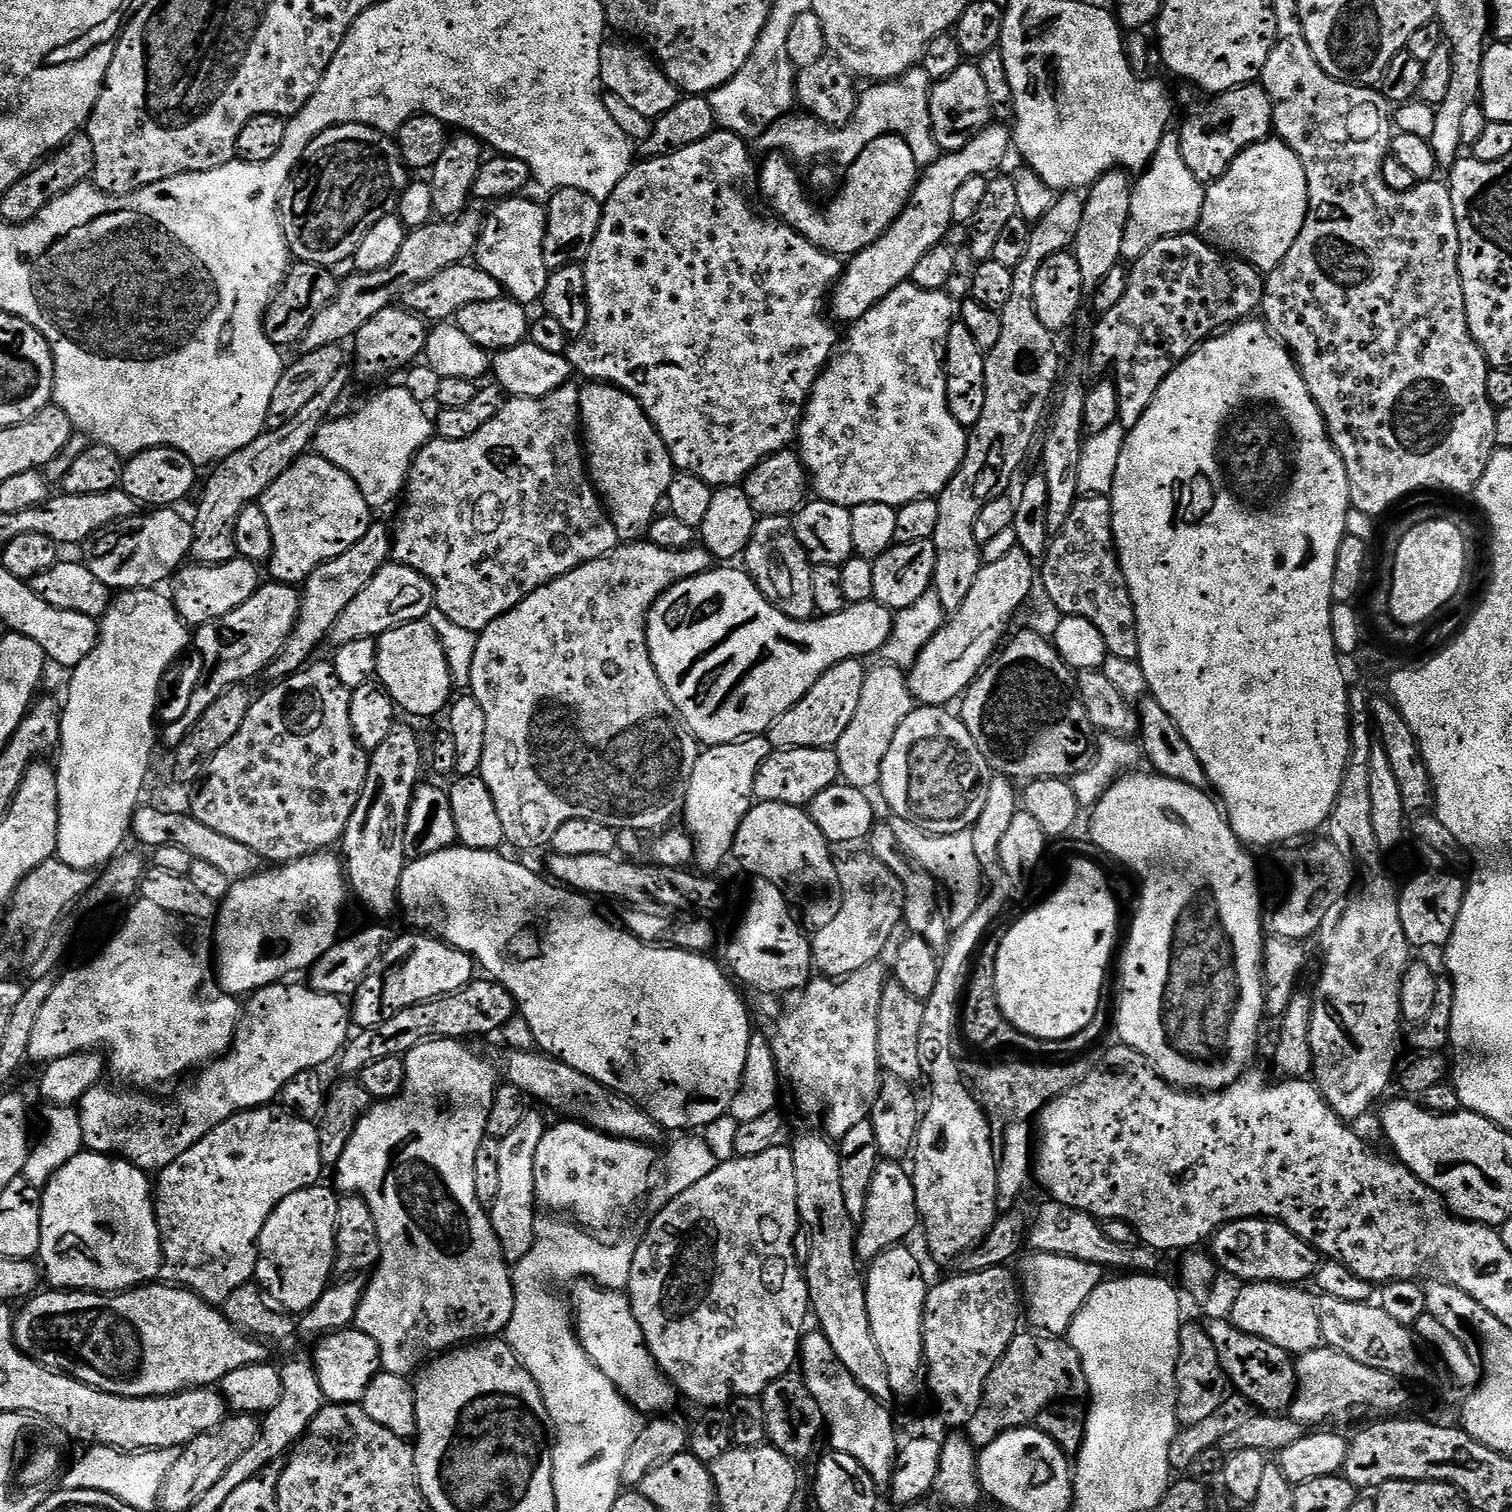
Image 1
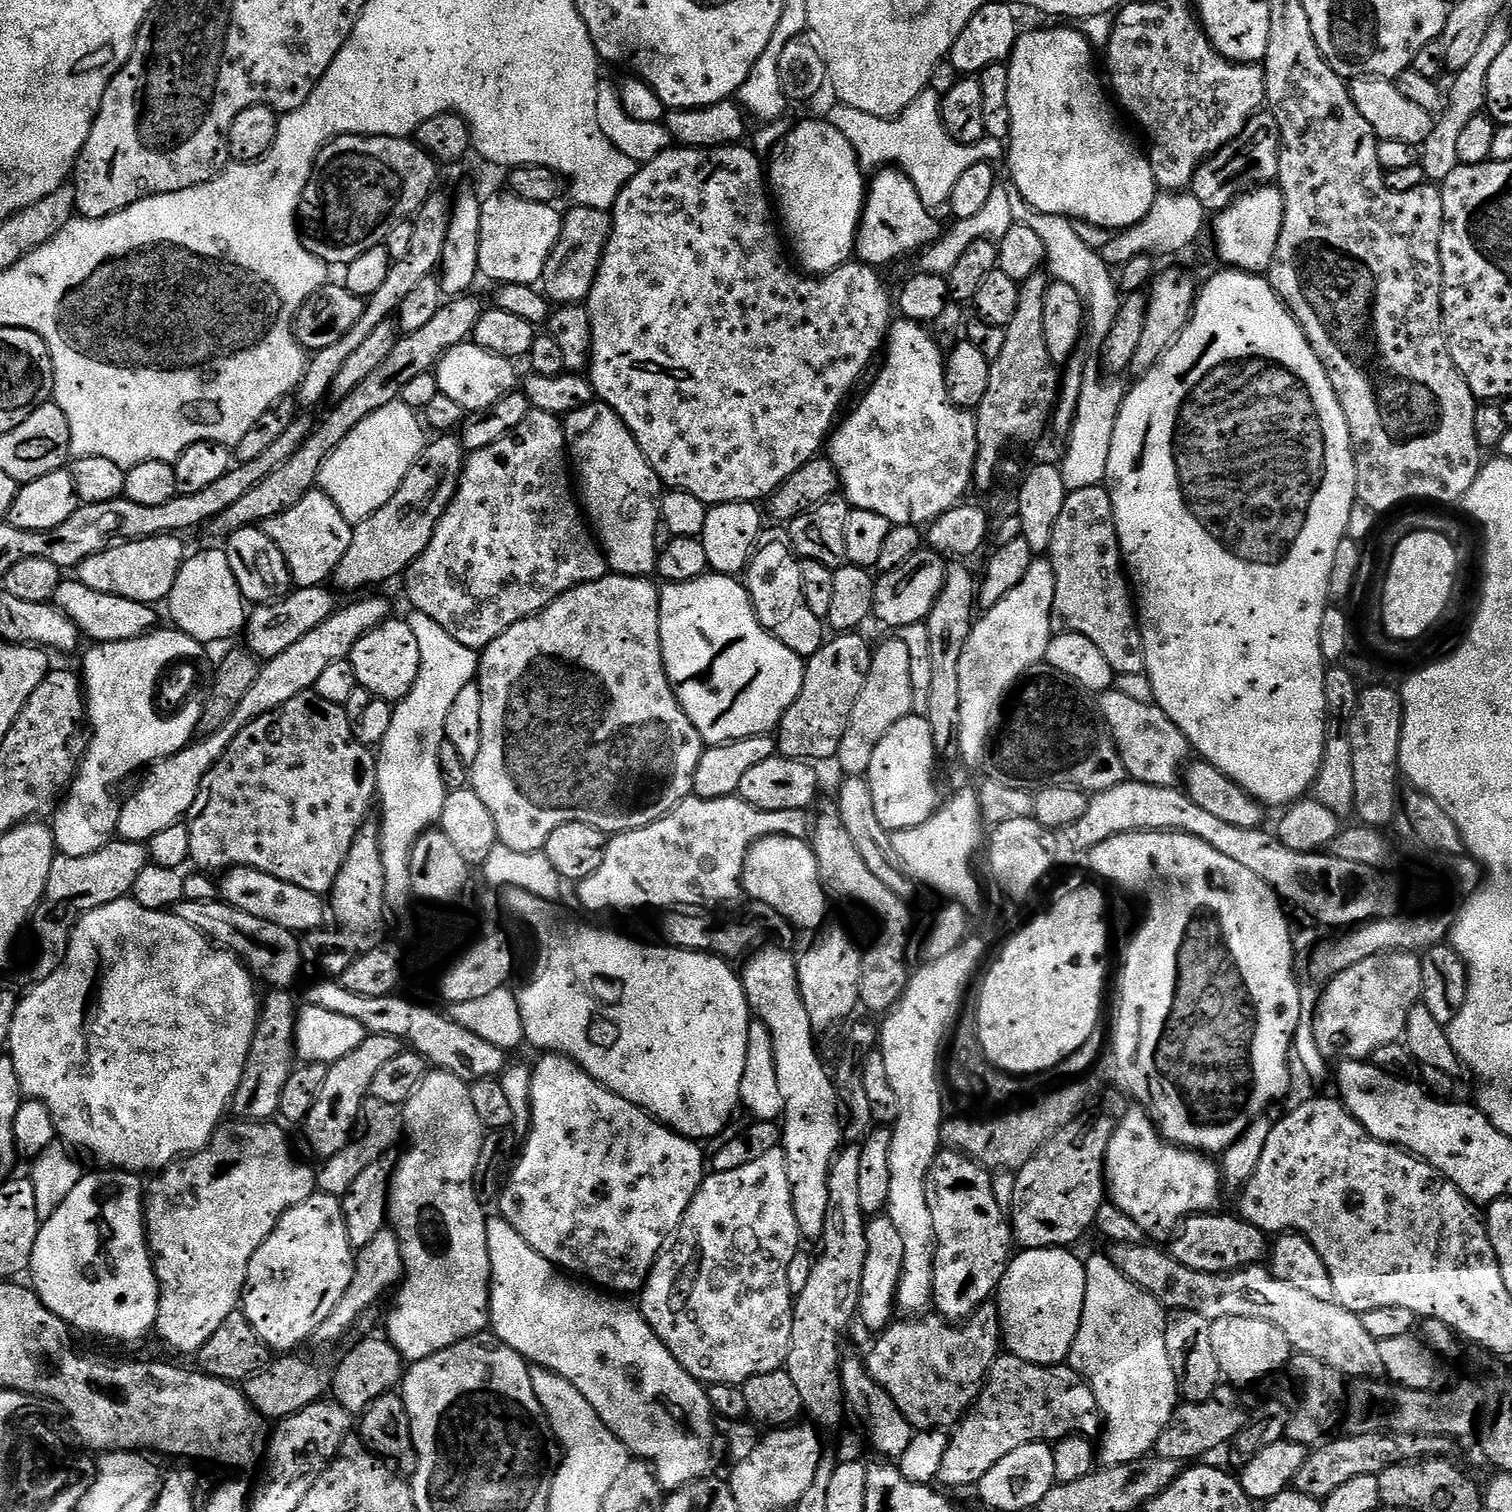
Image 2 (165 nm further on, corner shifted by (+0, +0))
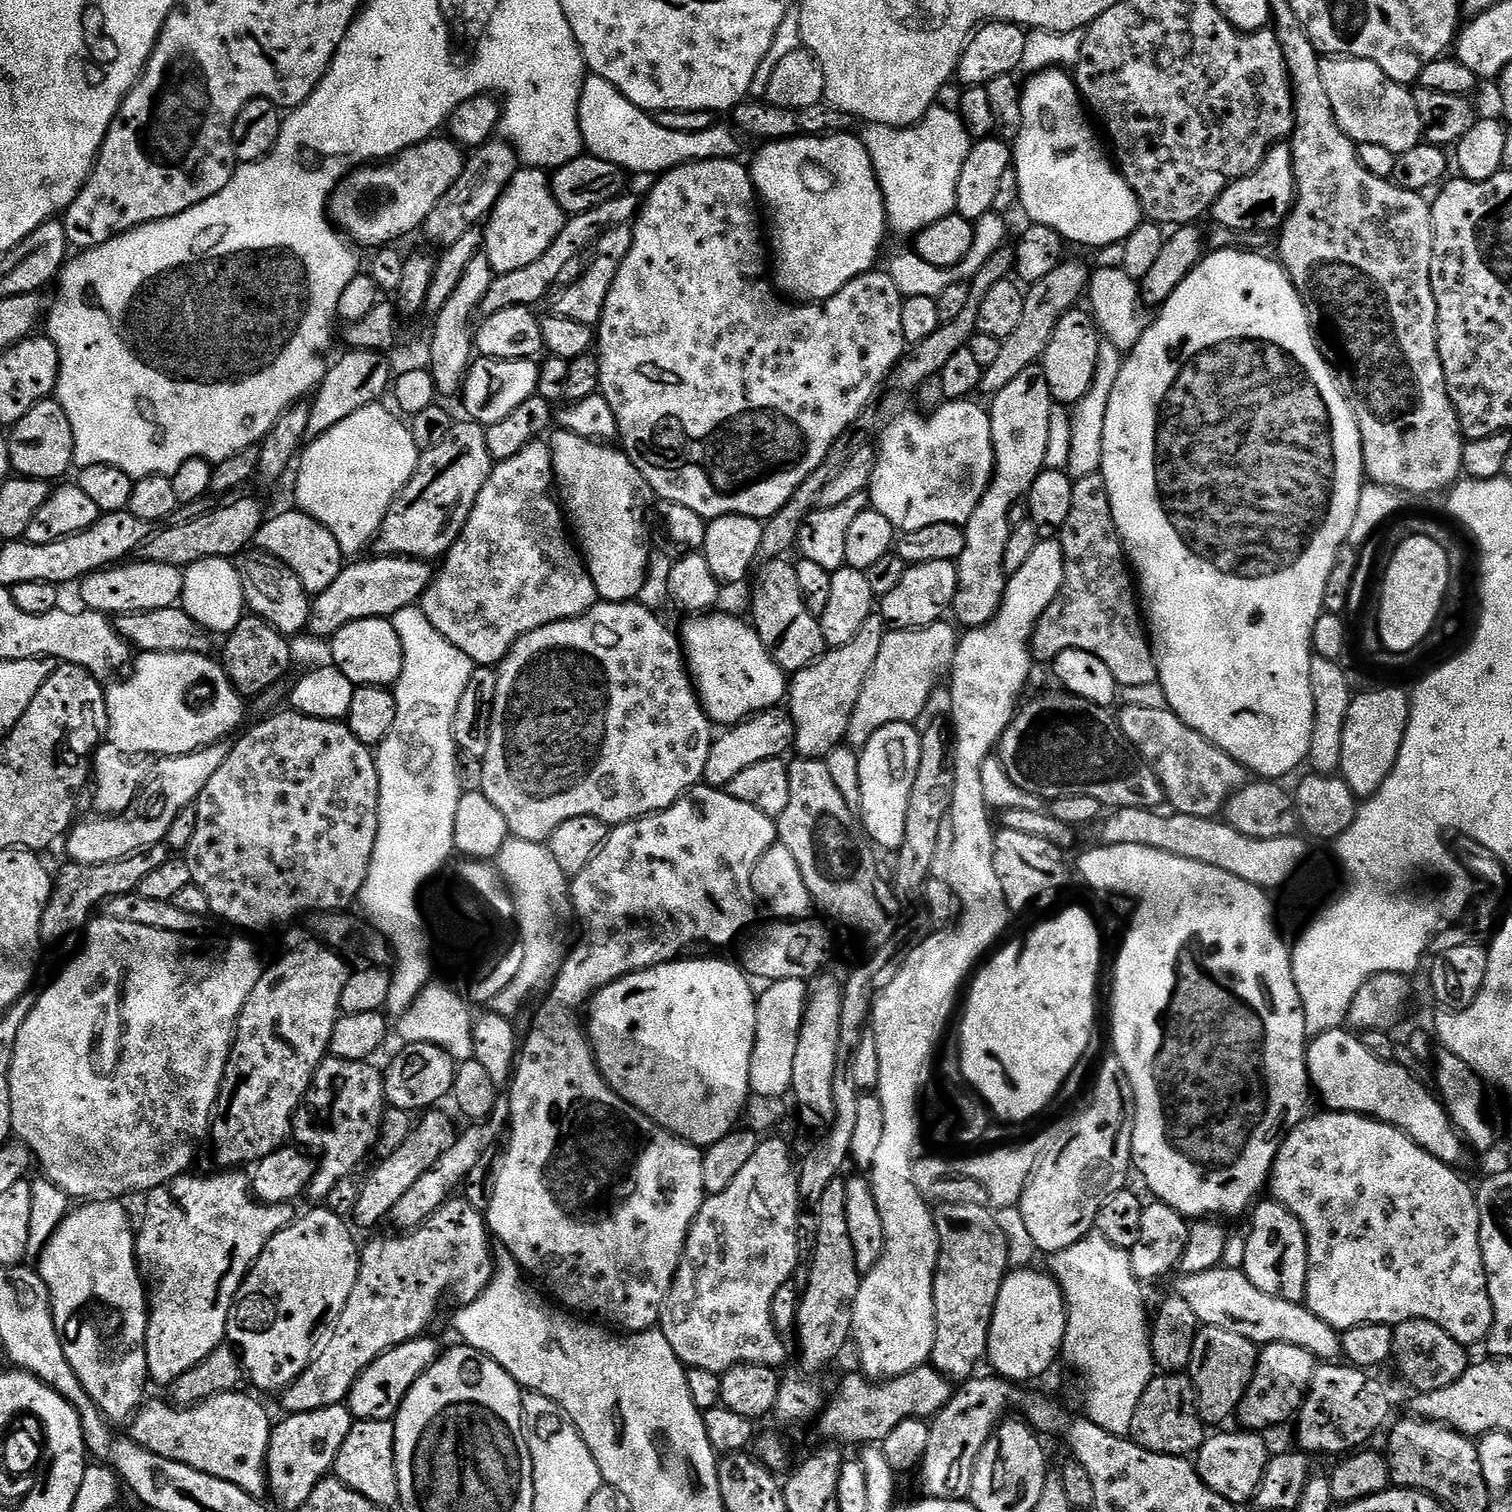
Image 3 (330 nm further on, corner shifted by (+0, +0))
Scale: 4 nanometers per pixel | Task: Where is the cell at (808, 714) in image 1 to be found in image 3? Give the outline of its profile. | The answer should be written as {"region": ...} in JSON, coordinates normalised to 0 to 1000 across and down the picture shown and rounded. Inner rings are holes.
{"region":[[[578,406],[573,409],[573,414],[570,414],[560,427],[548,429],[538,439],[533,440],[523,448],[520,458],[520,470],[525,478],[525,495],[529,500],[542,503],[559,491],[562,472],[565,472],[565,467],[567,467],[567,459],[570,459],[575,440],[578,440],[578,435],[581,435],[585,417],[585,408]]]}

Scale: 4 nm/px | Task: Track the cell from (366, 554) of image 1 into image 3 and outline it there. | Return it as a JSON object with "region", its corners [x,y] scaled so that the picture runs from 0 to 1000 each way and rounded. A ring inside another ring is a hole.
{"region":[[[300,280],[295,292],[279,300],[275,313],[262,327],[249,353],[247,362],[251,367],[272,368],[273,370],[286,372],[288,368],[288,370],[293,368],[299,363],[327,309],[321,294],[321,281],[309,280]]]}

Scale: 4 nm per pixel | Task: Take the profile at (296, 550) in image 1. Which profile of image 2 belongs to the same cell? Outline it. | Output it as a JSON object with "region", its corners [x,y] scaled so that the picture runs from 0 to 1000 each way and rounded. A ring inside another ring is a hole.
{"region":[[[207,324],[202,327],[202,329],[200,329],[200,332],[197,332],[197,335],[175,345],[173,349],[175,353],[183,359],[184,364],[188,365],[194,387],[196,389],[208,389],[214,387],[219,382],[220,377],[224,374],[224,372],[226,372],[226,366],[229,366],[229,364],[231,364],[234,347],[229,344],[226,340],[226,337],[215,325]]]}

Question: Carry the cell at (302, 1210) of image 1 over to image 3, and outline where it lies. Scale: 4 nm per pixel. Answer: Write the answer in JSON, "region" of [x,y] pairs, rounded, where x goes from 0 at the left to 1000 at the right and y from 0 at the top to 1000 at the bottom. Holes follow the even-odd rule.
{"region":[[[216,798],[209,799],[201,805],[194,806],[173,827],[164,843],[159,849],[153,868],[151,870],[151,883],[154,892],[159,895],[163,912],[175,921],[184,922],[200,909],[216,884],[222,878],[229,861],[237,848],[239,826],[230,813],[231,808]]]}

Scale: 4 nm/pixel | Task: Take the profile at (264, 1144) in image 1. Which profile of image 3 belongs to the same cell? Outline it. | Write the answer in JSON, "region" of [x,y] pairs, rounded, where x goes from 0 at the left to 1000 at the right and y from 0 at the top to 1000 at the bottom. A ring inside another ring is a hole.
{"region":[[[143,774],[141,778],[127,778],[122,776],[116,778],[112,782],[107,784],[106,786],[102,786],[97,789],[98,797],[95,799],[95,810],[92,810],[90,818],[90,836],[93,839],[93,846],[95,847],[98,855],[98,879],[97,880],[97,901],[98,901],[98,909],[101,916],[108,915],[113,917],[123,906],[131,903],[144,890],[149,888],[151,883],[151,870],[153,868],[153,862],[159,853],[161,845],[164,843],[169,833],[173,829],[173,827],[194,806],[194,800],[189,796],[175,796],[167,790],[164,778],[159,774]]]}

